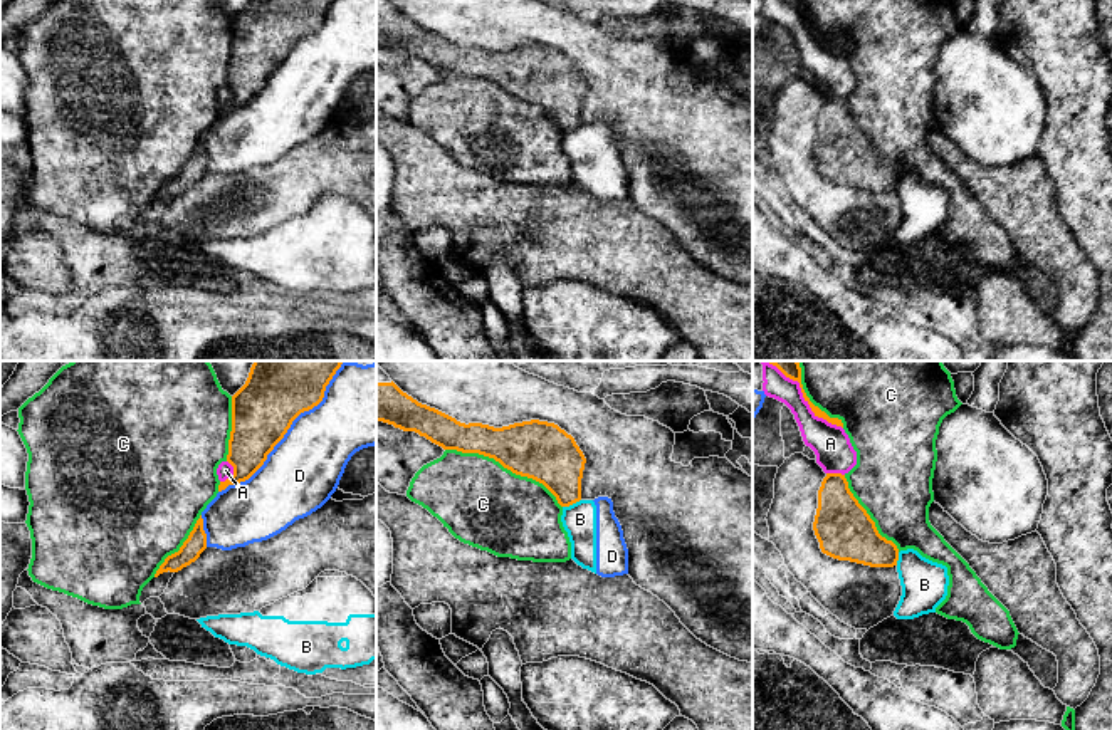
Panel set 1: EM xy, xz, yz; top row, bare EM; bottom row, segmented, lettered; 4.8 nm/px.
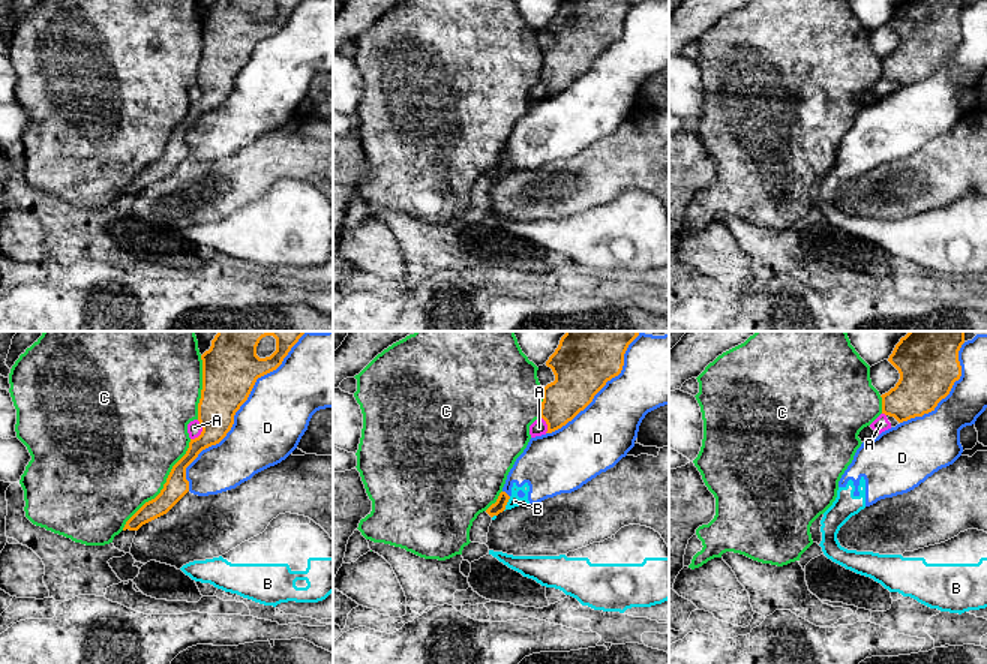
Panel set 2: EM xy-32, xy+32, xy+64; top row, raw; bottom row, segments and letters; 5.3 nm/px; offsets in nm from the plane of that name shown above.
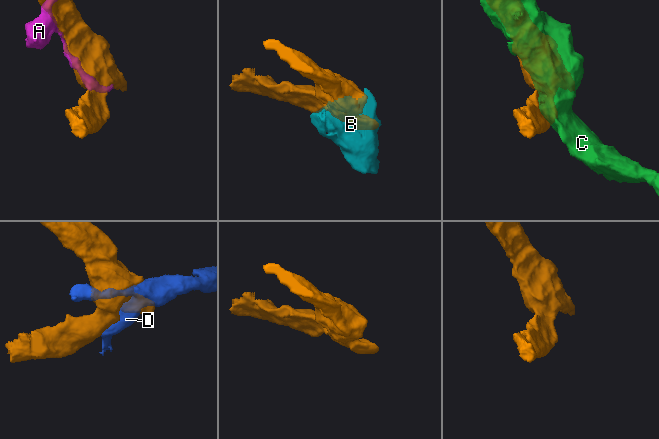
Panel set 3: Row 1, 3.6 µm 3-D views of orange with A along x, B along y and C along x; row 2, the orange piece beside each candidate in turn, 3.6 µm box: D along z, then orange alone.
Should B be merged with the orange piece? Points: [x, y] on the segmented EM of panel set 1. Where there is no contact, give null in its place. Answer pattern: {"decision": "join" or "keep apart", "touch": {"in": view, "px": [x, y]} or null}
{"decision": "keep apart", "touch": {"in": "xz", "px": [571, 504]}}

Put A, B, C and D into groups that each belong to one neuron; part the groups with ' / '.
A / B D / C

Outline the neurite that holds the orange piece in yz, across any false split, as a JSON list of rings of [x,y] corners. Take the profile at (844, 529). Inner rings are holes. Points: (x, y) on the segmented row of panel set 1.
[[[826,473],[823,478],[813,530],[821,552],[833,559],[870,567],[897,566],[897,545],[879,534],[842,473]]]

